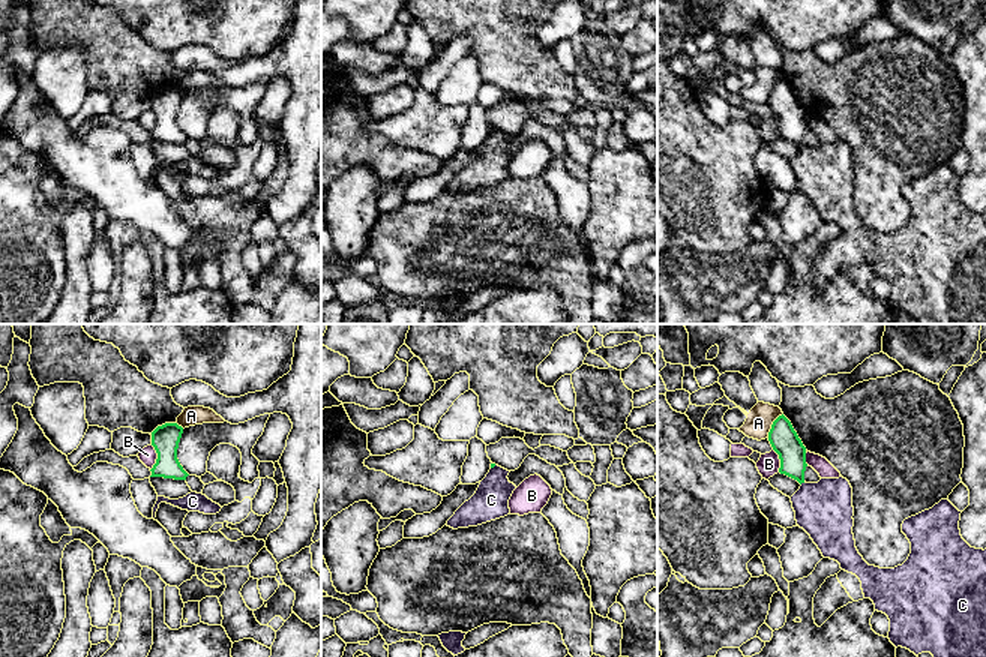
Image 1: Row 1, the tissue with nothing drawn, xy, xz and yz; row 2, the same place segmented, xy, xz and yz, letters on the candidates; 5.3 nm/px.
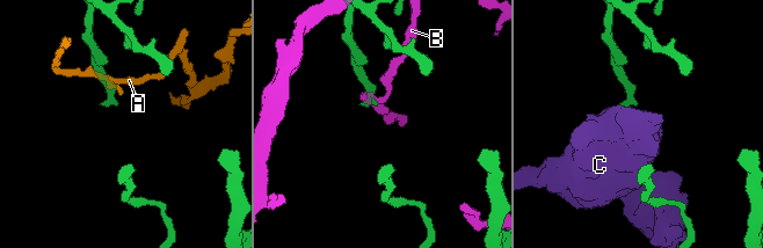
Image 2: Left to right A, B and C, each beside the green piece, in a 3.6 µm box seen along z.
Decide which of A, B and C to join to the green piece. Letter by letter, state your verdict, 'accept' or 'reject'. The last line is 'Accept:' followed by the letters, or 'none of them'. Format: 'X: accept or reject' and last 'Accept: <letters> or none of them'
A: reject
B: reject
C: reject
Accept: none of them

